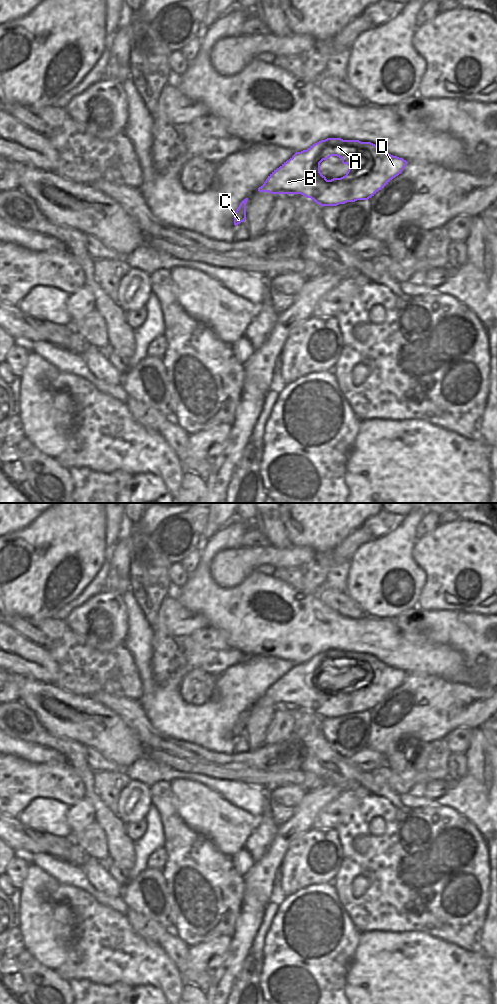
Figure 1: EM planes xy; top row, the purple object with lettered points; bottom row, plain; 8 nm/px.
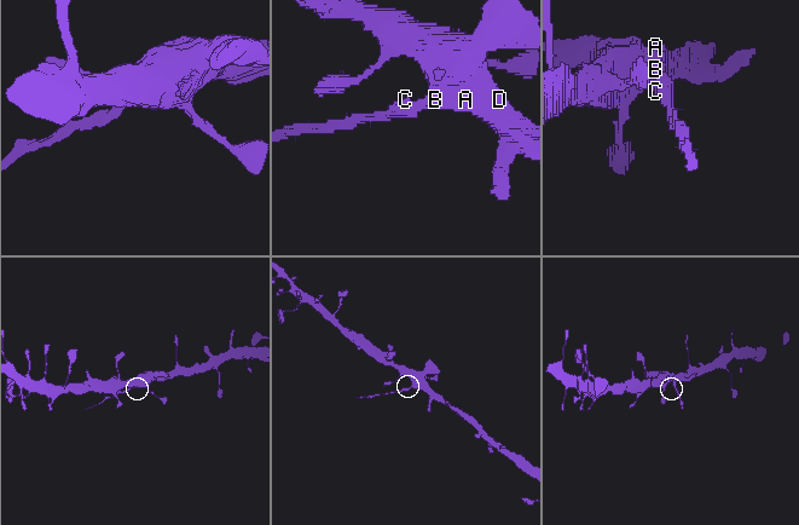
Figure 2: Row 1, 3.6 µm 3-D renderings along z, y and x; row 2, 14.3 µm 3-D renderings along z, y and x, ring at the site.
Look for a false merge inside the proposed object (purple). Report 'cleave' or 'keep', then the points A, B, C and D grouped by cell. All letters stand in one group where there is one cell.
cleave; groups A B D / C

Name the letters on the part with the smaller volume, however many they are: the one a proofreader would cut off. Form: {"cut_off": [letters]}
{"cut_off": ["C"]}

